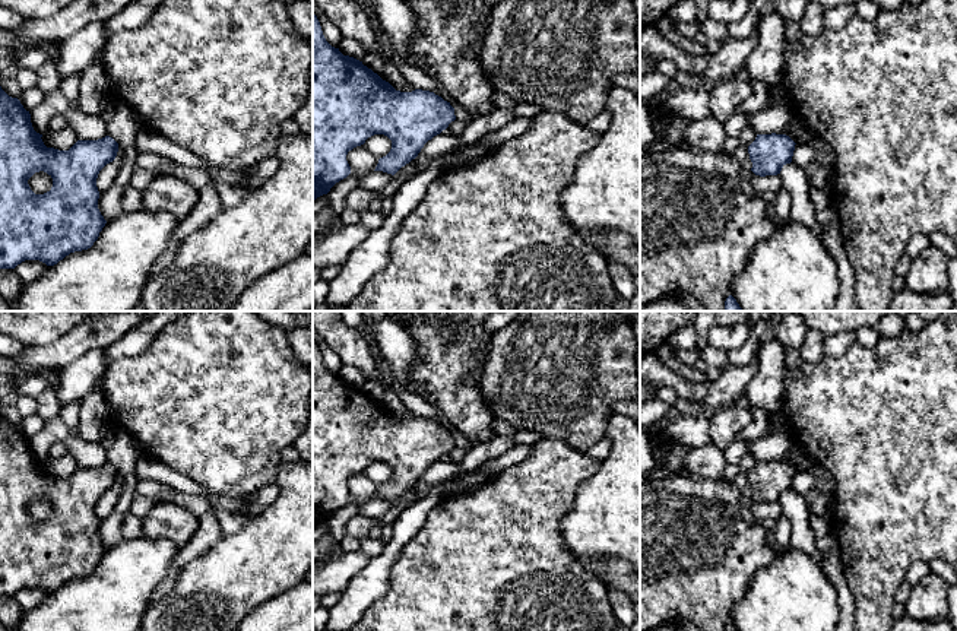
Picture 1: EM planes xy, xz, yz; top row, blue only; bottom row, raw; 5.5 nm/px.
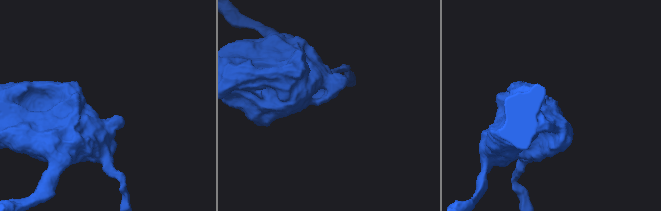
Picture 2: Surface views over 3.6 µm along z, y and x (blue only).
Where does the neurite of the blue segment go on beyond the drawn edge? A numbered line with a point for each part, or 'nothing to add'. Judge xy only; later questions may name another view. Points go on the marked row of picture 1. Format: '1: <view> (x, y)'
nothing to add

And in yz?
nothing to add

